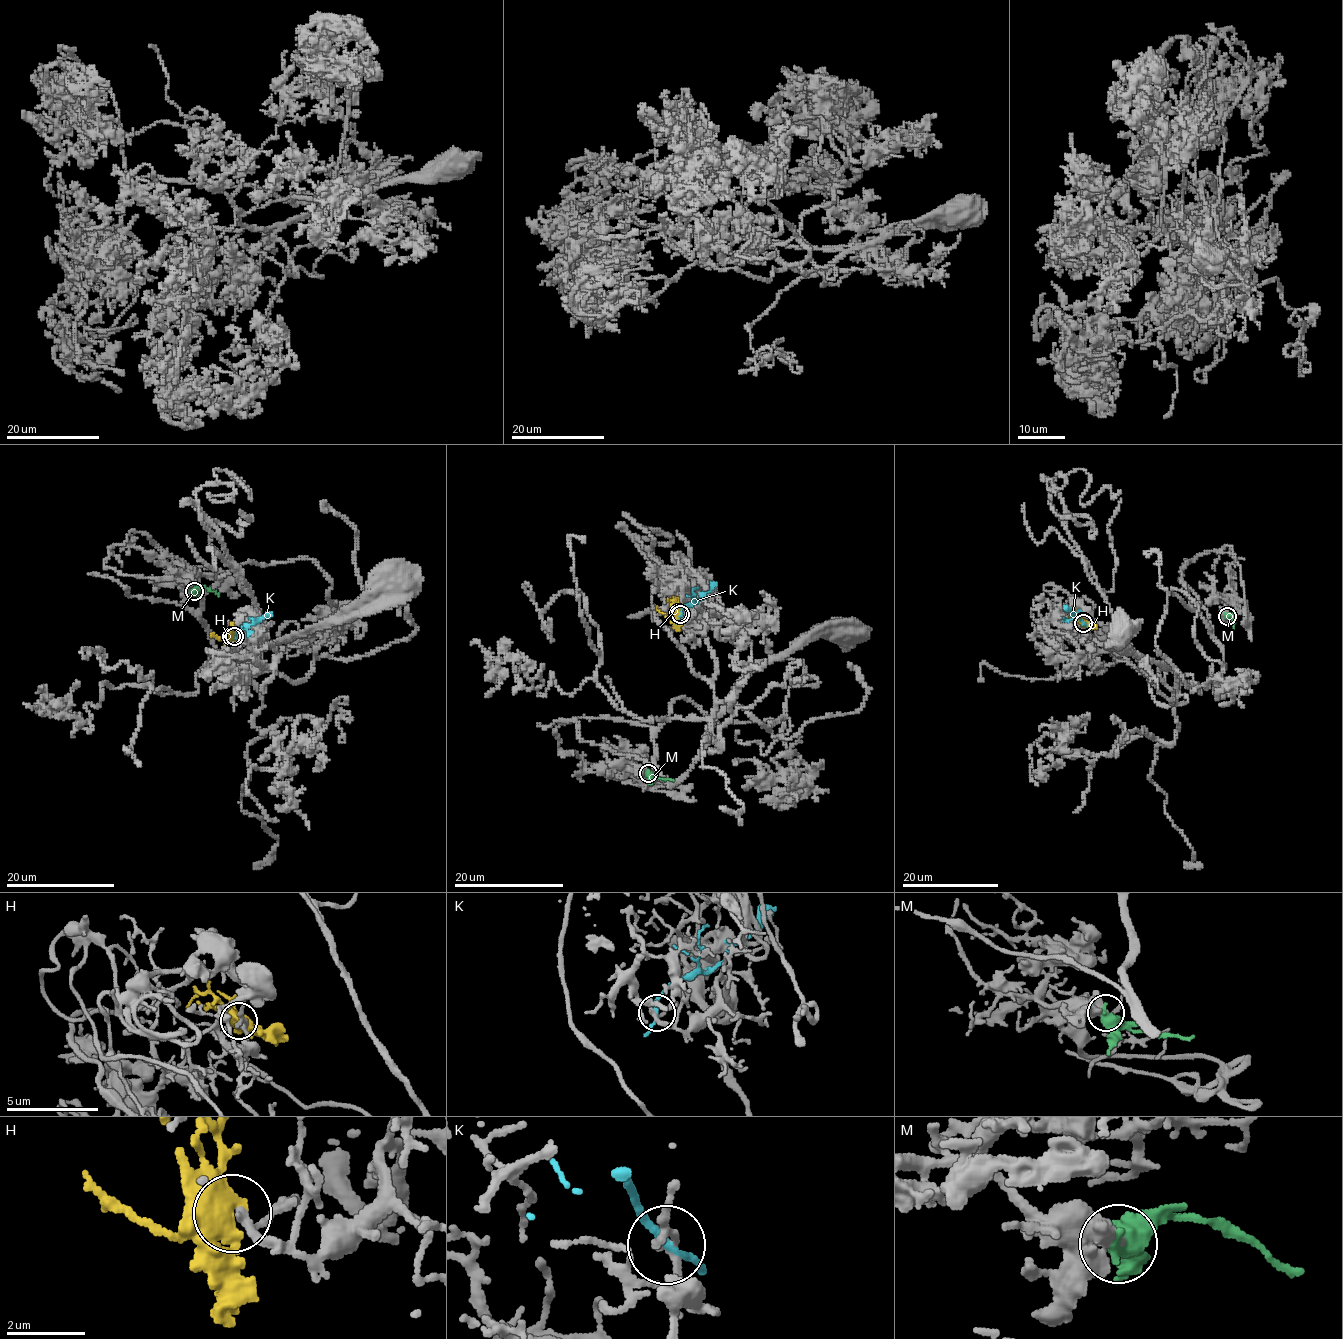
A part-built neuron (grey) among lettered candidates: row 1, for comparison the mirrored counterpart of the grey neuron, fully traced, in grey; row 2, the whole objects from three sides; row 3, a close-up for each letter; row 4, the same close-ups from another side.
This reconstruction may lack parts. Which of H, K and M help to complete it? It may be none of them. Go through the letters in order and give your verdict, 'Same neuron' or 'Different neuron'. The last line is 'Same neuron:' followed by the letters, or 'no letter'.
H: Same neuron
K: Different neuron
M: Different neuron
Same neuron: H

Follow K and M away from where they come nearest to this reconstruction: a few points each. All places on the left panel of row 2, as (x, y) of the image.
K: (234, 636), (240, 628), (272, 614)
M: (194, 591), (208, 588), (219, 596)

